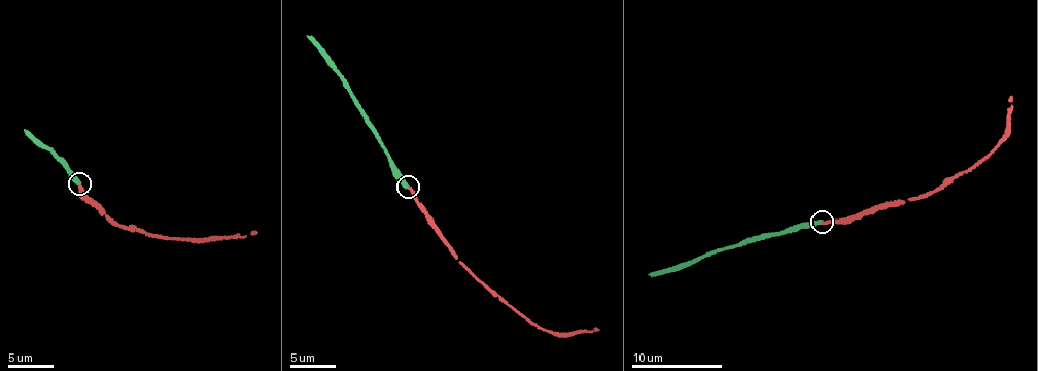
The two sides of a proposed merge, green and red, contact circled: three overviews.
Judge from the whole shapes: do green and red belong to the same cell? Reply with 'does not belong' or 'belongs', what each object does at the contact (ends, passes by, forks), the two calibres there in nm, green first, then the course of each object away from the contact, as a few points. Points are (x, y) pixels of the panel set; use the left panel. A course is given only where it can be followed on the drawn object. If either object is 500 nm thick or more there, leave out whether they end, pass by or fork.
does not belong; green ends there; red ends there; 400 nm thick on the green side, 220 nm on the other; green runs (78, 183), (59, 158), (24, 129); red runs (78, 183), (101, 214), (118, 225), (153, 234), (204, 243), (257, 232)

